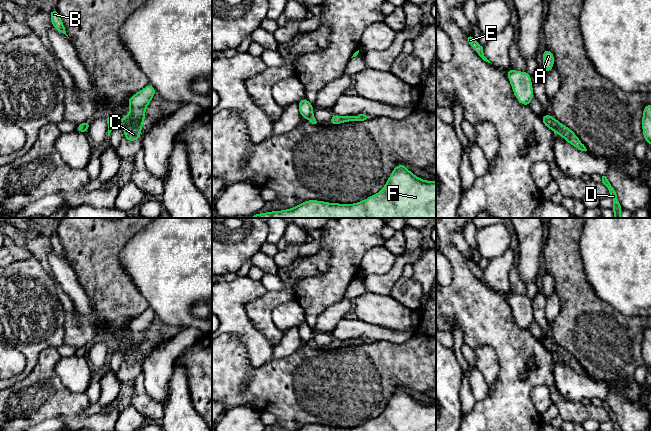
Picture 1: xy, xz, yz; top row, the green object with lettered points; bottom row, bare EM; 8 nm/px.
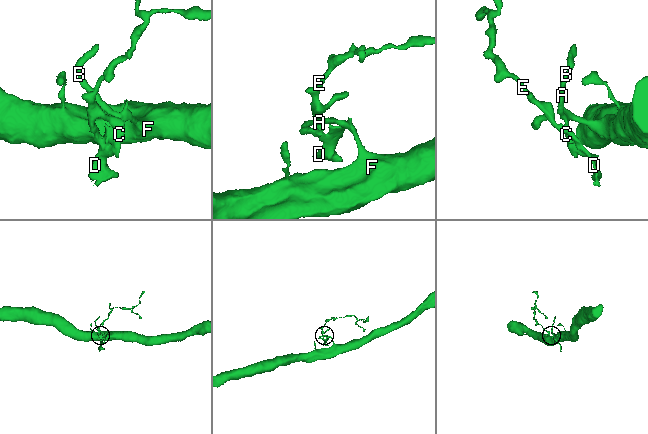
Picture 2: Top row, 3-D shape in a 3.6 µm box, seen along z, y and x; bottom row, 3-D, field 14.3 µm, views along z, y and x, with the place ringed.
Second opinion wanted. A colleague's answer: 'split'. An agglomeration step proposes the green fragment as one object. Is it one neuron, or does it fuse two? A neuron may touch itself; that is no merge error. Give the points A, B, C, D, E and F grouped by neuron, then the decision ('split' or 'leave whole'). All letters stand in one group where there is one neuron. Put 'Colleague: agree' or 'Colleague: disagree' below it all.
A B C D F / E; split
Colleague: agree

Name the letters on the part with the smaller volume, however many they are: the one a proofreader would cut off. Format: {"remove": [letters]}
{"remove": ["E"]}

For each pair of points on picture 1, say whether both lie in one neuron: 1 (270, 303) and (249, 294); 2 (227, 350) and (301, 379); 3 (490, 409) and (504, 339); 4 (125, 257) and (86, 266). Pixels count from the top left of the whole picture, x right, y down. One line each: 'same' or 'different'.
1: different
2: same
3: same
4: different

